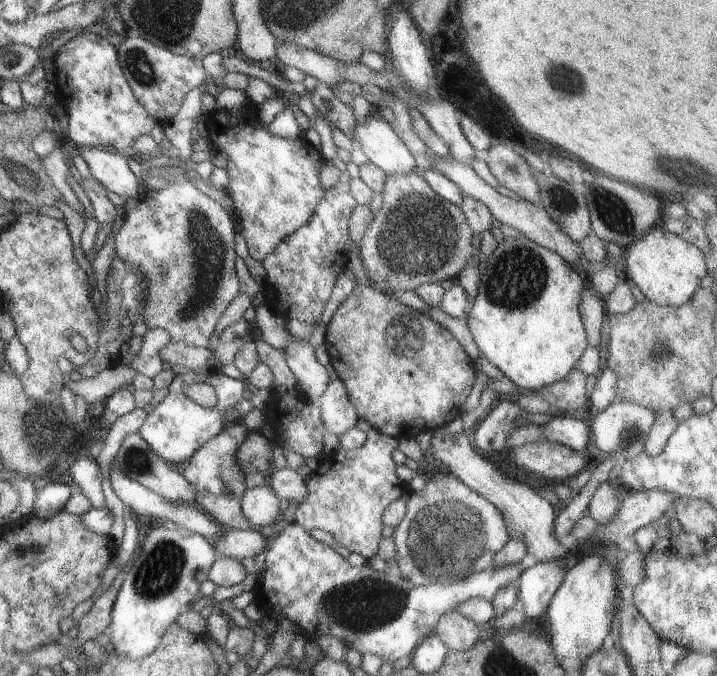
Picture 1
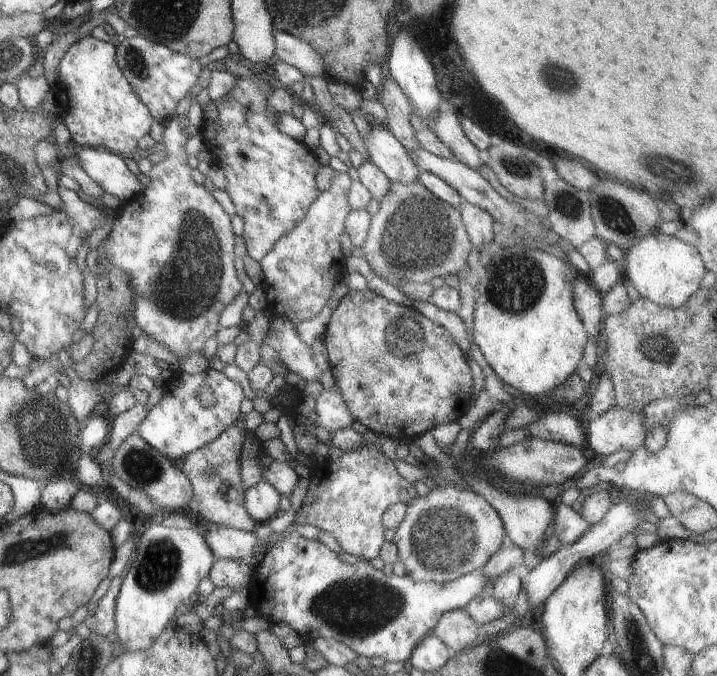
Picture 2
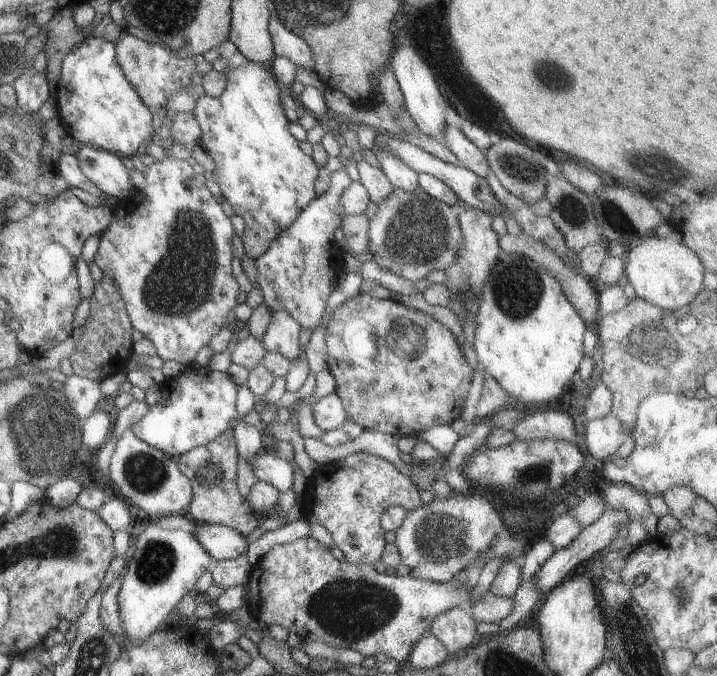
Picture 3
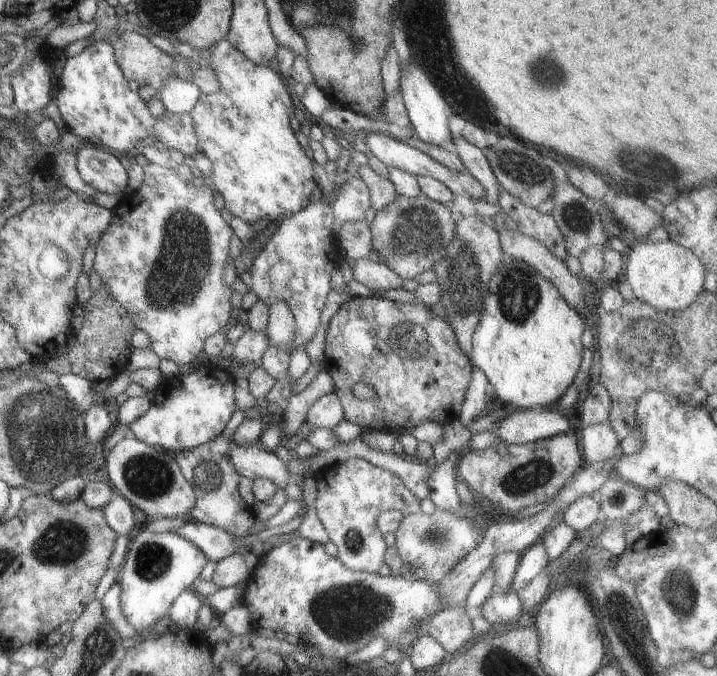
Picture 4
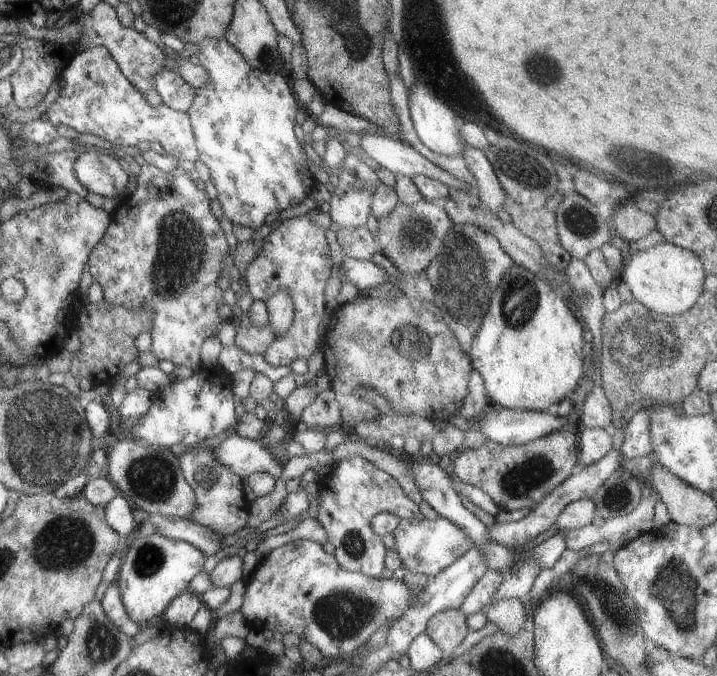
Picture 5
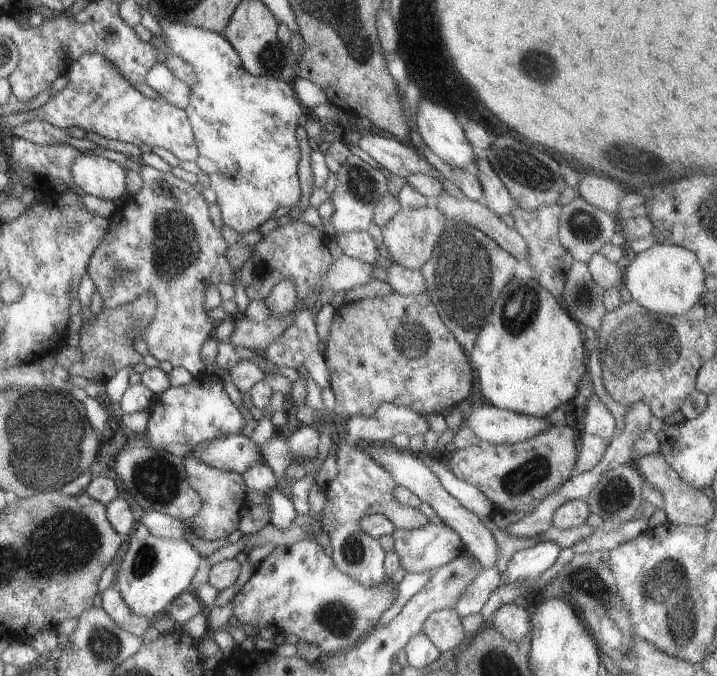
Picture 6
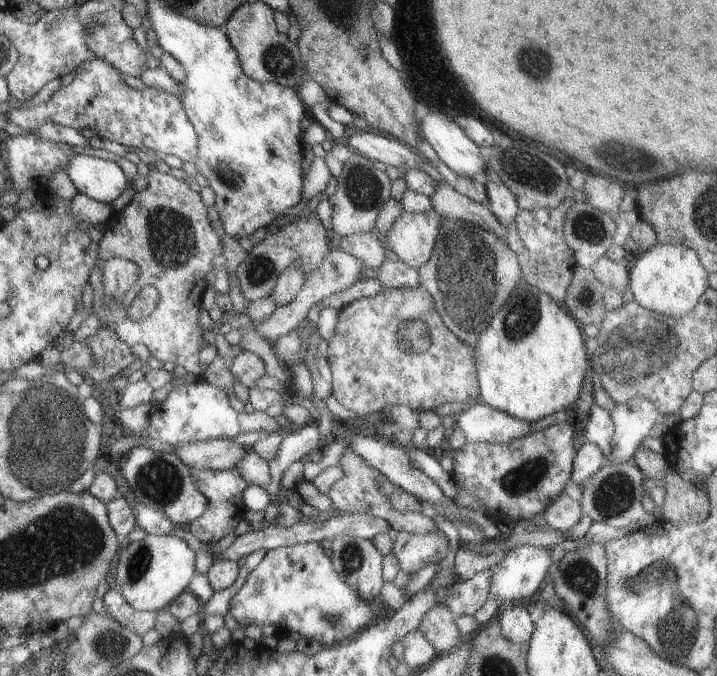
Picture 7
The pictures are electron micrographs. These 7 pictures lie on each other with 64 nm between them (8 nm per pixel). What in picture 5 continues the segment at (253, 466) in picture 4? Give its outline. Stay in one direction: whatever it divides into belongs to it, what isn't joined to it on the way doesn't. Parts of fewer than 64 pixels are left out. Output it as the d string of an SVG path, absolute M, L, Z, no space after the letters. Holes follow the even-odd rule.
M234 433L218 443L210 450L213 461L241 478L256 471L278 477L286 469L286 466L277 464L271 451L265 449L258 439L241 439Z

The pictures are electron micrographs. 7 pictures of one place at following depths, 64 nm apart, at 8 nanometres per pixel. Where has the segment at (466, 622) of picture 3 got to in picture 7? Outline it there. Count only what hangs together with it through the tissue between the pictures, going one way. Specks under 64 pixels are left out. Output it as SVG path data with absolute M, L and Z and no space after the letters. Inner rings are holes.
M436 605L423 614L416 627L437 656L447 653L464 638L458 634L454 620L447 607Z

